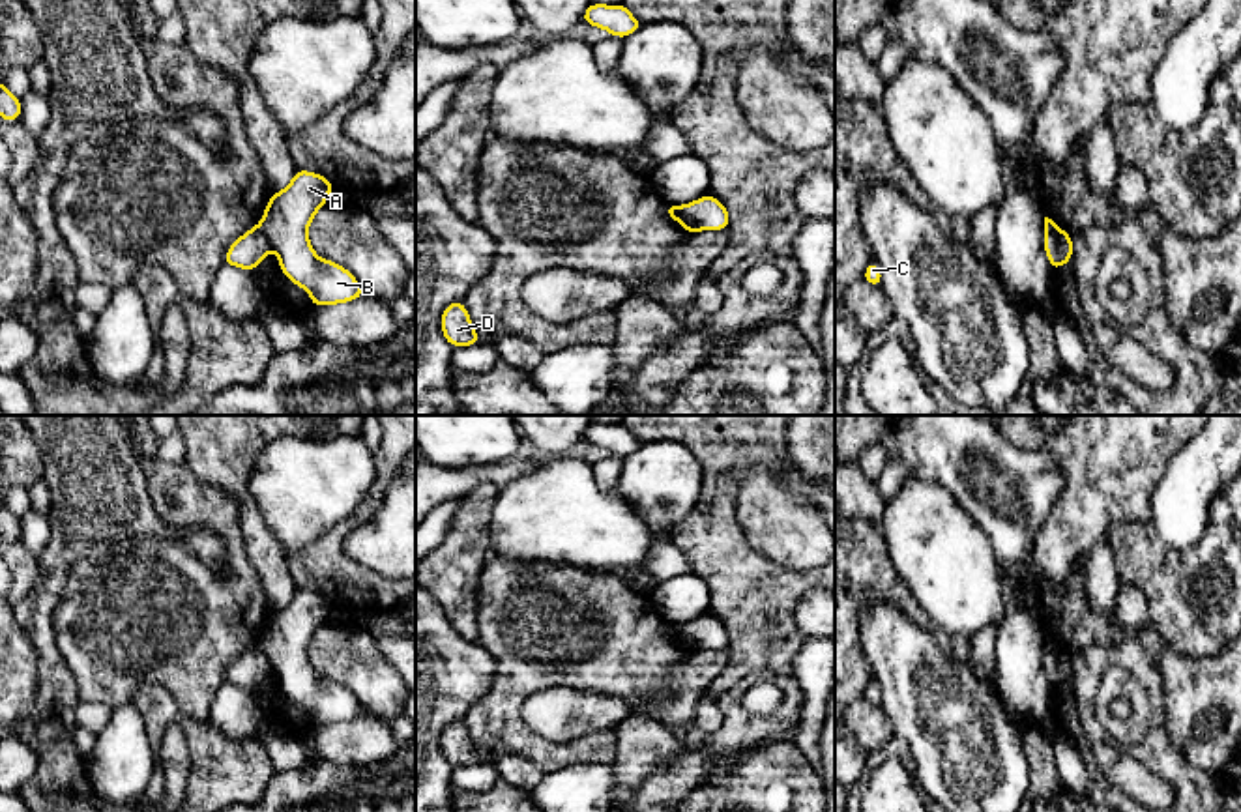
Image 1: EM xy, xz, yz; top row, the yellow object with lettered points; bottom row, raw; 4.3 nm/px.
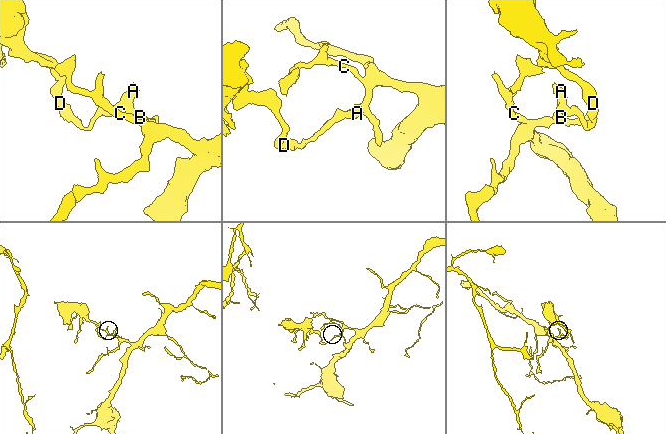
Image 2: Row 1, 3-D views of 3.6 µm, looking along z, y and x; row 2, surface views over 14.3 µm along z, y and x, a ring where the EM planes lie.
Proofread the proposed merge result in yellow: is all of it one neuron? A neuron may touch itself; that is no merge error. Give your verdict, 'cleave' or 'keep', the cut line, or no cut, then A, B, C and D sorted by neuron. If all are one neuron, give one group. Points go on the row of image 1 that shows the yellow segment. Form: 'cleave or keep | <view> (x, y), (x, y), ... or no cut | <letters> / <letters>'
cleave | xy (257, 227), (272, 247) | A B C / D

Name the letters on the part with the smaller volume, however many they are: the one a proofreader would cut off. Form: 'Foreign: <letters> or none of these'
Foreign: D

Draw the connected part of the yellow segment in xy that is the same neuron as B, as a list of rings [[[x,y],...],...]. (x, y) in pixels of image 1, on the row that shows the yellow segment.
[[[296,170],[292,181],[270,196],[258,223],[277,253],[281,273],[309,292],[313,307],[354,301],[365,294],[346,268],[320,258],[307,236],[313,217],[328,202],[331,189],[333,183],[324,176]]]

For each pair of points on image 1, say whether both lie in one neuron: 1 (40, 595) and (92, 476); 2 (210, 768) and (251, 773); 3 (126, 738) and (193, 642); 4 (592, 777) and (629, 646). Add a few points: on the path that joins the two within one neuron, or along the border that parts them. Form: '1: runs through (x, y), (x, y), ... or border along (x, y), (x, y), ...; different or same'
1: runs through (55, 565), (92, 506); same
2: runs through (219, 769), (242, 771); same
3: border along (130, 700), (113, 710); different
4: border along (611, 762), (573, 762), (553, 773); different

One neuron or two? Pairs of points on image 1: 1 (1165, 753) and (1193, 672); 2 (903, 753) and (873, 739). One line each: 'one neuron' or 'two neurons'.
1: two neurons
2: two neurons

